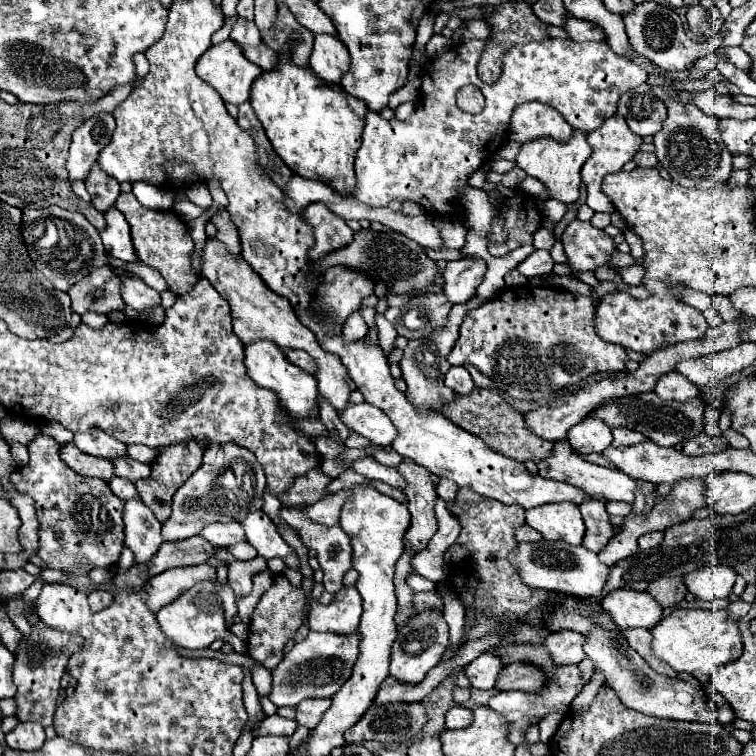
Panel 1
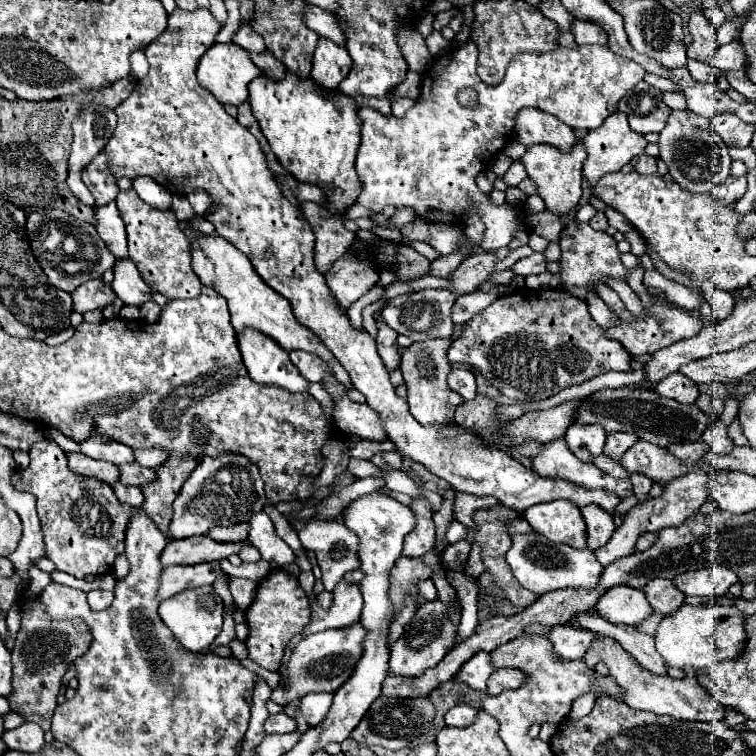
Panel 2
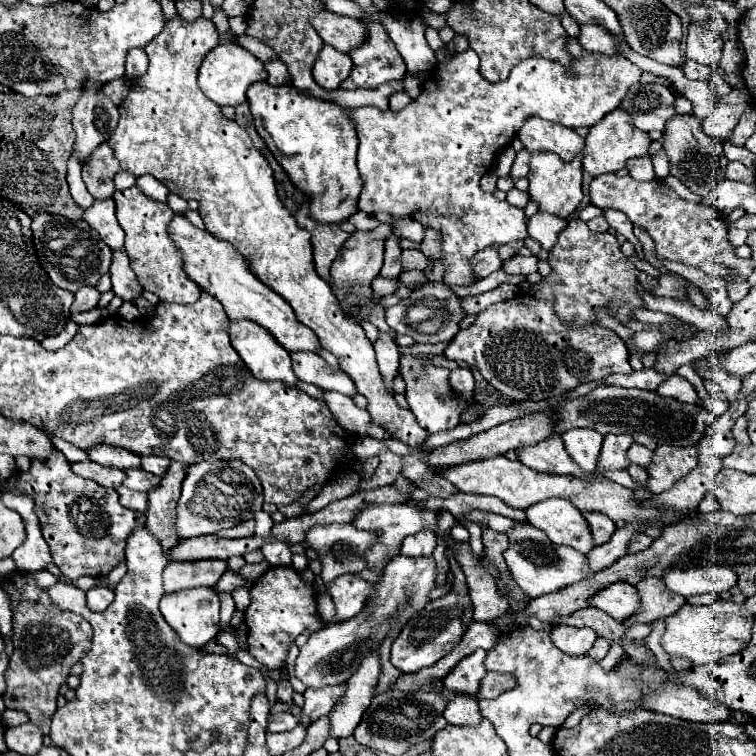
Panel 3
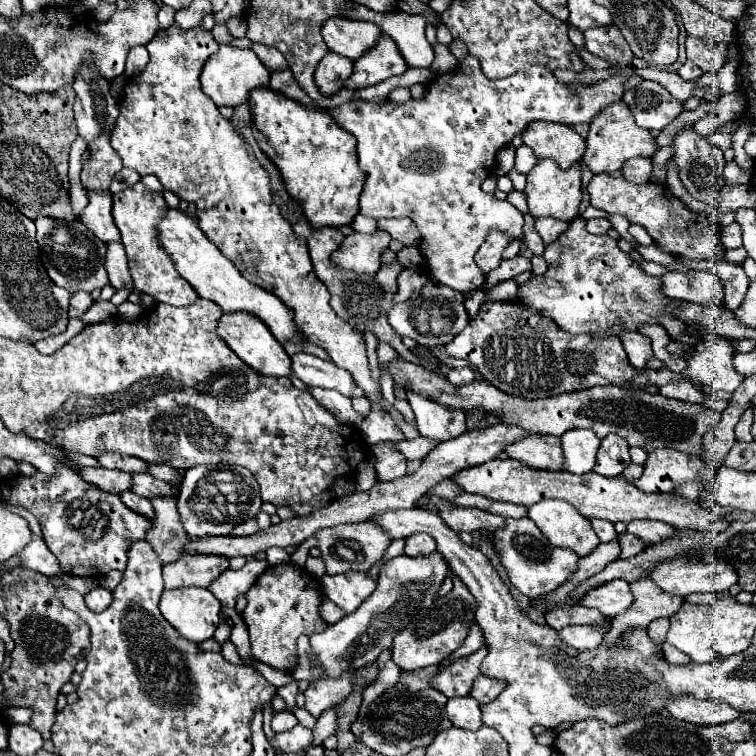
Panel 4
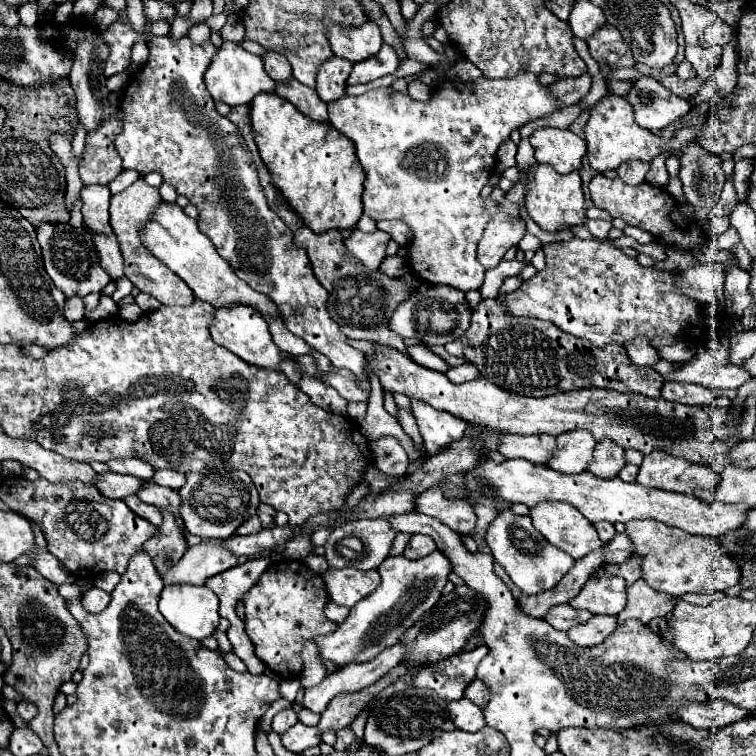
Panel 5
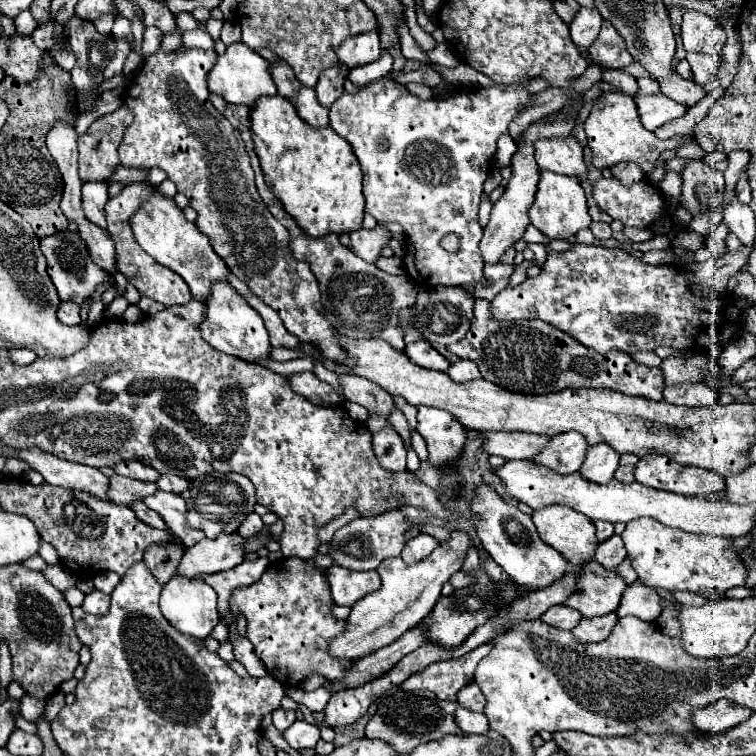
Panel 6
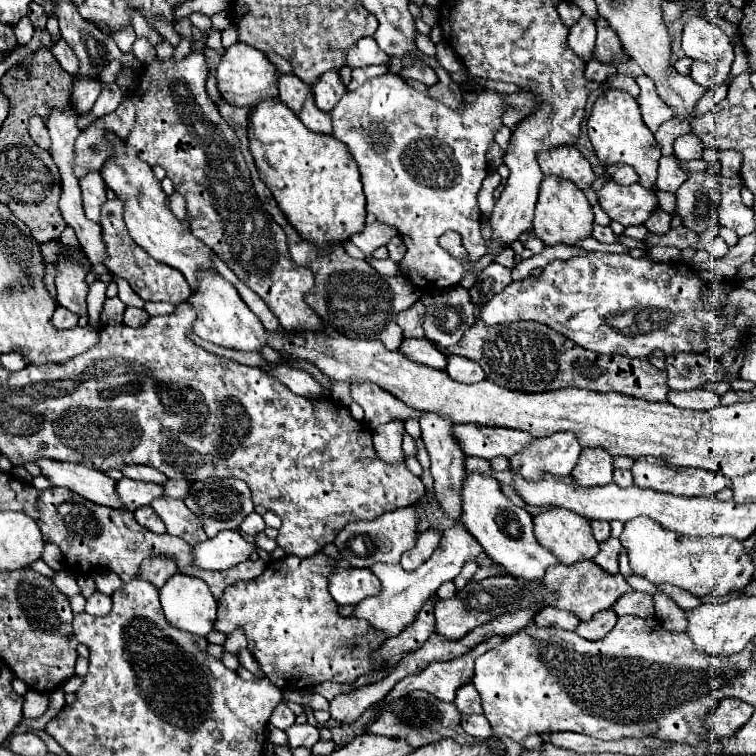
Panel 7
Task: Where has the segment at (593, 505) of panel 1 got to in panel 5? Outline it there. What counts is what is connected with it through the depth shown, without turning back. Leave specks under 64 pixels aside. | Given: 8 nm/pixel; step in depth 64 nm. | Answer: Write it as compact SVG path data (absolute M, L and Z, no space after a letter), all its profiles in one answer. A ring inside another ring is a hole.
M598 522L598 524L594 524L594 526L596 526L598 536L600 536L600 540L602 540L604 544L608 544L608 542L616 536L616 530L614 530L614 526L612 526L610 522Z

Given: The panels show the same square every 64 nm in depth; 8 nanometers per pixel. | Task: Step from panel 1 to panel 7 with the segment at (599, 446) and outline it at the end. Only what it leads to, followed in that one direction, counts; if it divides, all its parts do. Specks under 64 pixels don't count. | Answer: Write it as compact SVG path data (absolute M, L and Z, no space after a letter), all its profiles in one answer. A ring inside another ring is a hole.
M556 432L552 436L546 436L546 438L540 438L538 442L534 442L534 446L530 446L530 450L524 450L518 458L512 458L510 466L514 470L518 470L524 478L538 478L538 474L542 474L542 472L566 476L578 464L580 452L582 452L582 446L580 446L576 434L572 434L572 432Z

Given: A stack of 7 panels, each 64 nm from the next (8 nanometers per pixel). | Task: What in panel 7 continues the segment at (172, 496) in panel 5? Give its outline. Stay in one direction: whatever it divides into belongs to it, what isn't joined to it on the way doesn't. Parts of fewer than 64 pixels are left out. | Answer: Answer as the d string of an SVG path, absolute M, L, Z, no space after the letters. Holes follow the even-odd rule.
M162 496L162 498L156 498L154 502L150 502L150 506L164 520L168 534L186 540L190 546L196 546L208 538L202 530L202 524L198 522L198 518L194 518L194 514L186 508L184 500Z

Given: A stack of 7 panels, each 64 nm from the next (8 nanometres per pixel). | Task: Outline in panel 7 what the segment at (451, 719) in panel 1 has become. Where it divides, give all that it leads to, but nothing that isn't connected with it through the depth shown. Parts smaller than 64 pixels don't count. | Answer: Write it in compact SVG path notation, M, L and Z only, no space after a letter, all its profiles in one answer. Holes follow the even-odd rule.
M462 714L460 726L466 730L466 734L482 740L492 736L492 728L488 724L488 720L484 718L484 714Z

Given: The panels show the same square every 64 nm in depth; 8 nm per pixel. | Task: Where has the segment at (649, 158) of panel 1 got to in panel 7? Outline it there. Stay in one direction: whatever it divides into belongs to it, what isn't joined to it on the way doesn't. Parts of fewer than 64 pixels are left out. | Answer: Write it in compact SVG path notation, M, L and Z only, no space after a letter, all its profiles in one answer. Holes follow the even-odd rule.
M614 164L614 166L608 166L606 172L610 174L612 180L616 180L616 182L622 184L622 186L630 186L630 184L638 182L636 170L632 170L632 166L628 166L628 164Z

